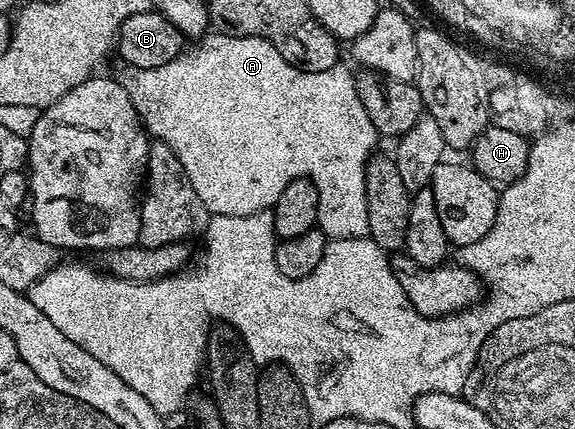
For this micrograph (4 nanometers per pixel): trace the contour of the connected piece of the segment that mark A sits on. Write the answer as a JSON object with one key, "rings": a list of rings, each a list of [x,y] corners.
{"rings":[[[207,35],[199,43],[203,44],[195,52],[187,51],[164,66],[152,66],[152,70],[144,70],[140,66],[131,64],[119,63],[117,65],[118,69],[112,72],[113,79],[118,80],[120,86],[124,86],[136,114],[142,120],[142,127],[157,143],[167,144],[172,150],[172,154],[176,154],[176,158],[180,158],[180,166],[184,166],[184,174],[188,178],[188,182],[192,182],[192,190],[196,190],[200,202],[210,216],[247,216],[273,209],[280,194],[284,194],[284,190],[289,184],[296,179],[305,178],[313,182],[318,191],[317,227],[321,228],[325,236],[330,240],[369,236],[366,163],[371,156],[375,155],[377,148],[374,147],[380,143],[380,137],[376,126],[372,126],[372,118],[368,118],[368,110],[364,110],[364,102],[360,102],[355,73],[353,71],[350,73],[345,66],[331,68],[329,72],[303,72],[295,64],[289,64],[280,54],[280,50],[276,50],[276,46],[272,46],[272,42],[268,42],[264,38],[221,35]]]}

